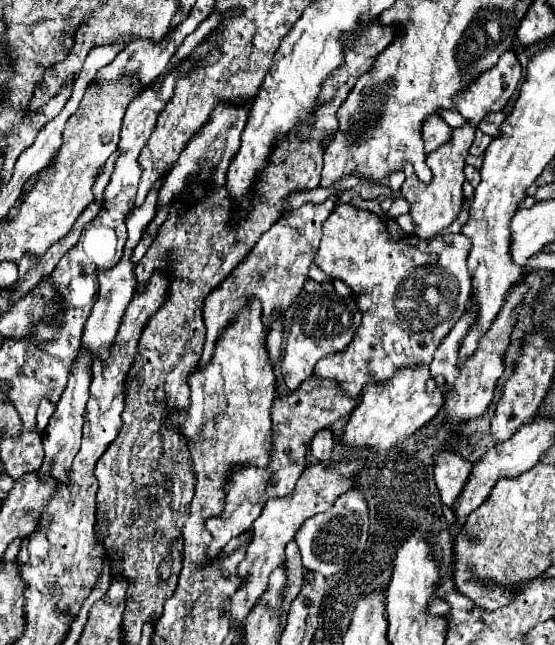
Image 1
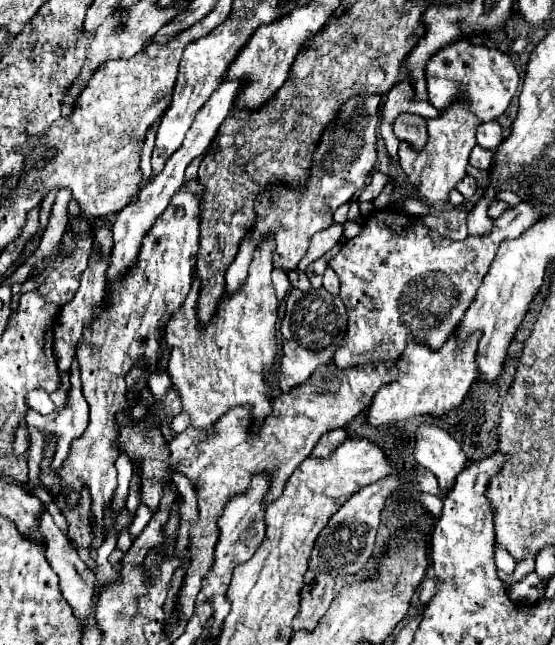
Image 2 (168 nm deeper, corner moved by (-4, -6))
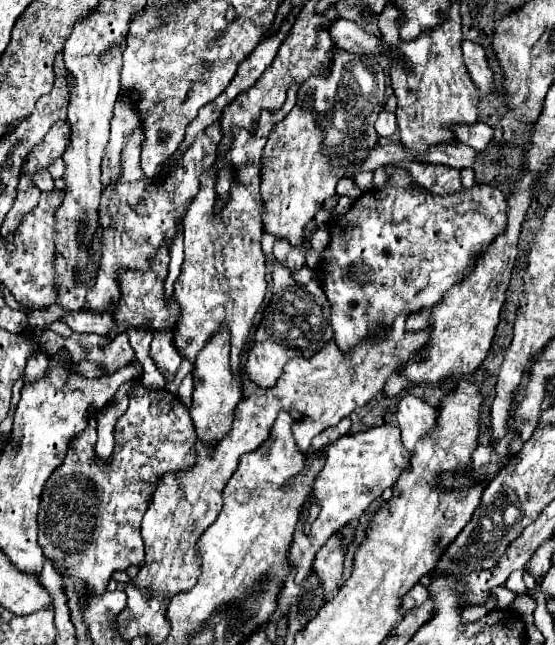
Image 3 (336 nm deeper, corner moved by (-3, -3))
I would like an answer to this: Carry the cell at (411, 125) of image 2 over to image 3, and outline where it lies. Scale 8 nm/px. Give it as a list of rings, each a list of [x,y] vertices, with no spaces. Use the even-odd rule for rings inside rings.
[[[381,111],[377,121],[375,121],[375,129],[381,137],[393,137],[397,133],[397,121],[395,115],[389,111]]]

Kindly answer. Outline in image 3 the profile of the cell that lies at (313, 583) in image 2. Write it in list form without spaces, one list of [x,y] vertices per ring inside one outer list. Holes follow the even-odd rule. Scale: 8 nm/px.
[[[333,535],[317,553],[313,561],[315,575],[321,581],[321,589],[325,599],[329,599],[343,577],[343,549],[339,545],[339,535]]]

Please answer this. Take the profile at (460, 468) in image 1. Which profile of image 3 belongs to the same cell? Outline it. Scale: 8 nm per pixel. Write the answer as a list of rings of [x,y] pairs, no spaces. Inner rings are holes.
[[[407,395],[399,401],[399,427],[403,445],[415,453],[415,445],[419,439],[429,435],[437,427],[437,411],[427,405],[423,399]]]

